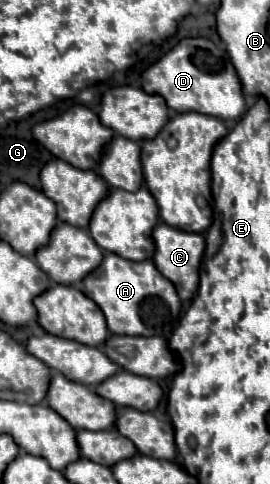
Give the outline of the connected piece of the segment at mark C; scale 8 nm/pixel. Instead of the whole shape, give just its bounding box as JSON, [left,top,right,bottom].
[154,223,204,301]

